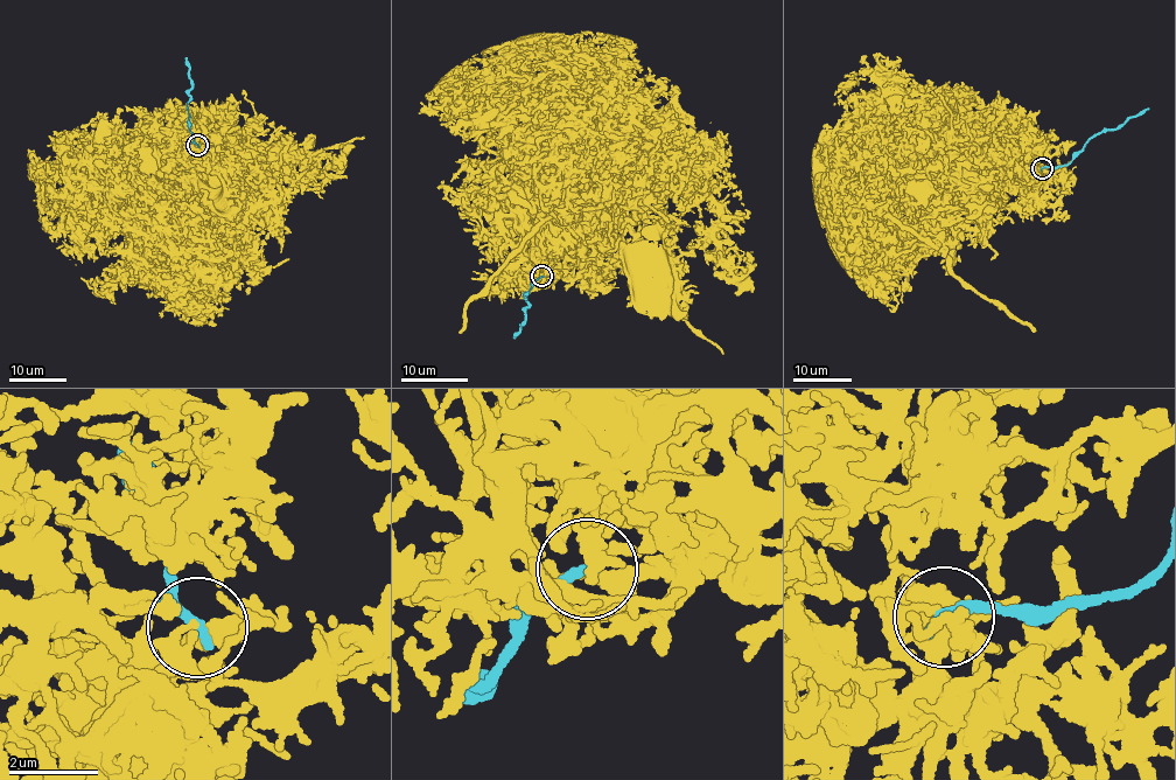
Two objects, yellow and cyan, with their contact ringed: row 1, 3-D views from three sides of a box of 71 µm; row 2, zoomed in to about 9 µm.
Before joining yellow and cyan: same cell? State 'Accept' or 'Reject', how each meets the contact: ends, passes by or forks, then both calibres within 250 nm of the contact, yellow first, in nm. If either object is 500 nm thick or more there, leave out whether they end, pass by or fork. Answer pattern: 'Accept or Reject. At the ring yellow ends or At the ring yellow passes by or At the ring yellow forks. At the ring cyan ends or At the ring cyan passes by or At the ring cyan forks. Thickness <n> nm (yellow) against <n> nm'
Reject. At the ring yellow ends. At the ring cyan ends. Thickness 150 nm (yellow) against 260 nm

